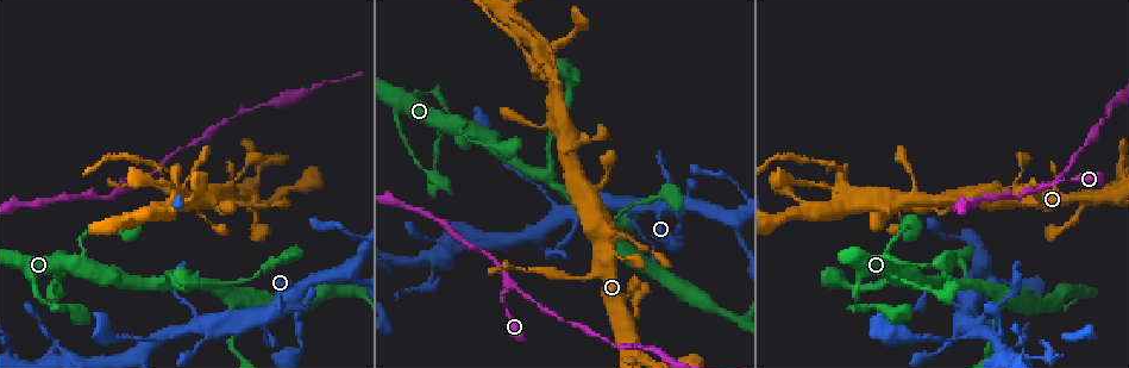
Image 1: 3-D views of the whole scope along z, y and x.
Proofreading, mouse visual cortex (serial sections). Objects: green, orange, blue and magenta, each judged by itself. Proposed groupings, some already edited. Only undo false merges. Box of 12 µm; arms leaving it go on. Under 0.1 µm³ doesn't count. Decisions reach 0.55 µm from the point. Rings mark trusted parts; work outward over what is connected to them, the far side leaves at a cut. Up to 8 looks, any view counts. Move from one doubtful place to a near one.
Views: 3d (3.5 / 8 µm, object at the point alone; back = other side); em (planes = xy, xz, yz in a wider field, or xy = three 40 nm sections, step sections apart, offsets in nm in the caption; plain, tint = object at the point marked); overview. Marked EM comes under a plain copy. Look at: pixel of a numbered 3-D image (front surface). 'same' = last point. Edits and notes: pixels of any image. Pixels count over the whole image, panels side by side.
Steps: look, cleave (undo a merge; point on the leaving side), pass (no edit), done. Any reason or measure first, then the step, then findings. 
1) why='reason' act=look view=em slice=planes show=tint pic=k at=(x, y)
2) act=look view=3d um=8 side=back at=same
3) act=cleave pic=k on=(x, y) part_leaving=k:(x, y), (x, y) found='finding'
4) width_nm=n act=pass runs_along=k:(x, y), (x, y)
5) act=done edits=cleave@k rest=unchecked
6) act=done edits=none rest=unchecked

why='three arms meet' act=look view=3d um=8 side=back pic=1 at=(988, 288)

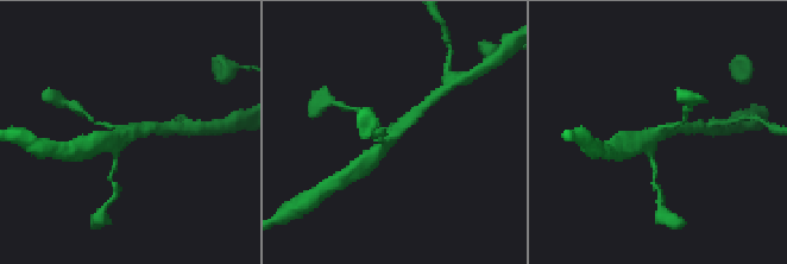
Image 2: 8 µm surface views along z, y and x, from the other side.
arms=3 arm_widths_nm=150,300,400 act=look view=em slice=xy step=2 show=tint pic=2 at=(127, 132)

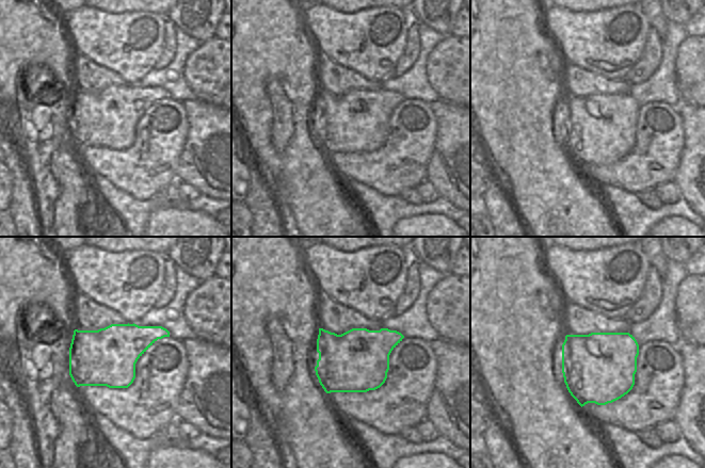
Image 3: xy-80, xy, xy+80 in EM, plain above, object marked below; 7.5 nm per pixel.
act=pass runs_along=2:(420, 110), (372, 157) found='all the same cell'

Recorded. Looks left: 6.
why='three arms meet' act=look view=3d um=8 pic=1 at=(179, 332)

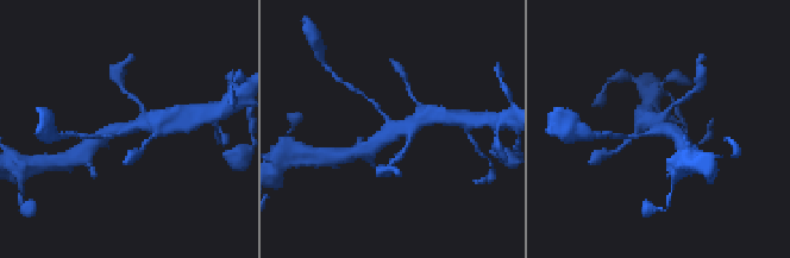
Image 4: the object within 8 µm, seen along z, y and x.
arms=3 arm_widths_nm=150,400,500 act=look view=em slice=xy step=1 show=tint pic=4 at=(395, 129)

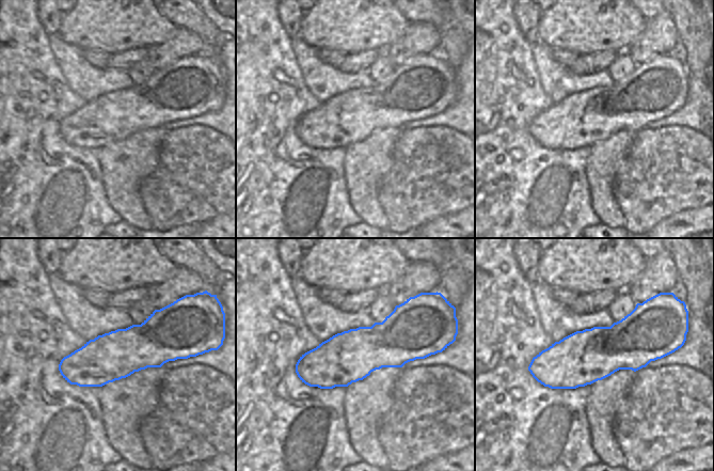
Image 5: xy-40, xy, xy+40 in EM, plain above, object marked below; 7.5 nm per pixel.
act=pass runs_along=4:(424, 115), (367, 149) found='all the same cell'

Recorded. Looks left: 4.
why='branch point' act=look view=3d um=8 pic=1 at=(1049, 185)

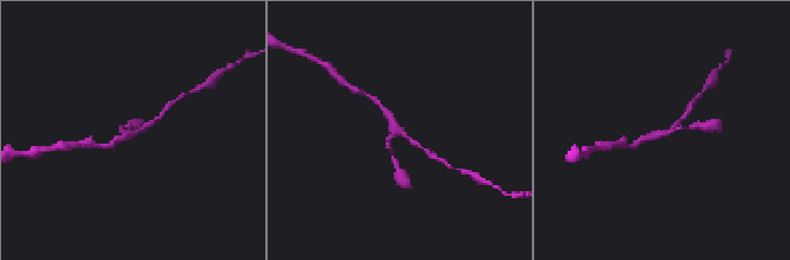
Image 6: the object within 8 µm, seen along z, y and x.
act=look view=3d um=3.5 pic=6 at=(667, 134)

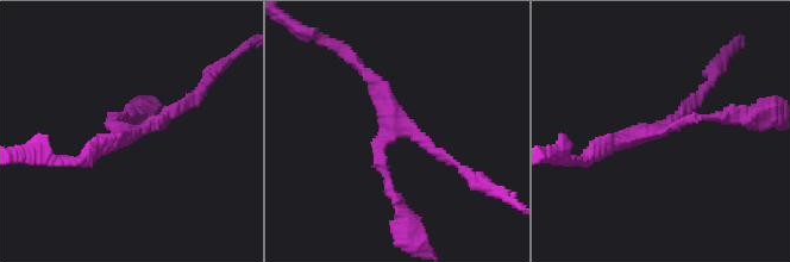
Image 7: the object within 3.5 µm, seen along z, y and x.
act=look view=em slice=xy step=3 show=tint pic=7 at=(129, 131)

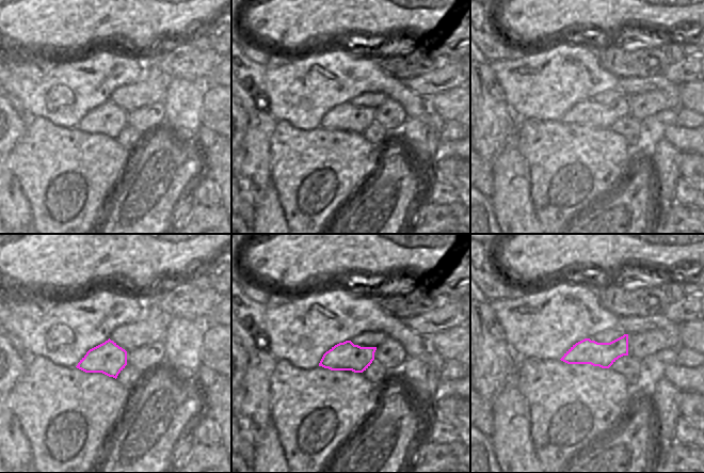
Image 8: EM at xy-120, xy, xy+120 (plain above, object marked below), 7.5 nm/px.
act=pass runs_along=7:(394, 194), (376, 161), (394, 130), (456, 163) found='continuous, no second cell'

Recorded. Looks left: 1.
act=done edits=none rest=unchecked

